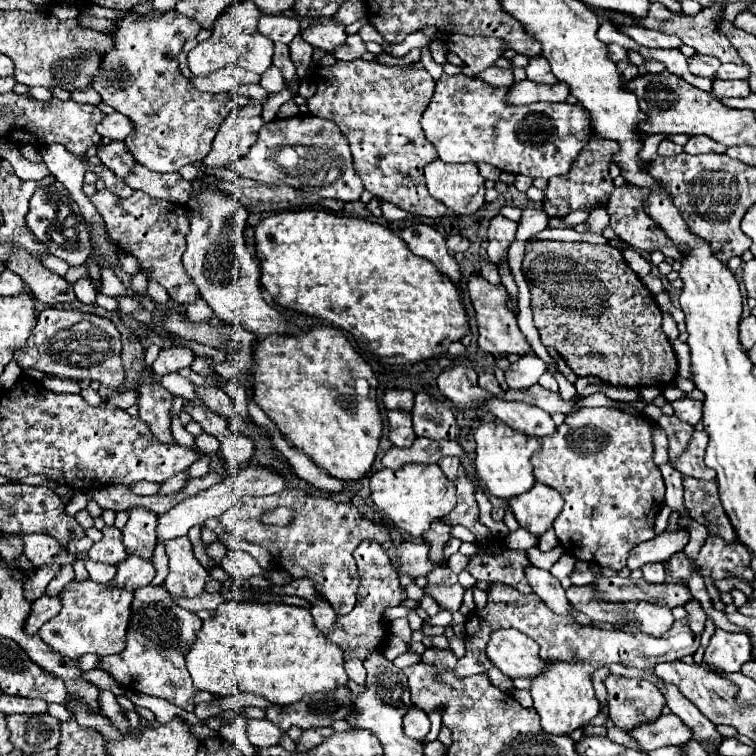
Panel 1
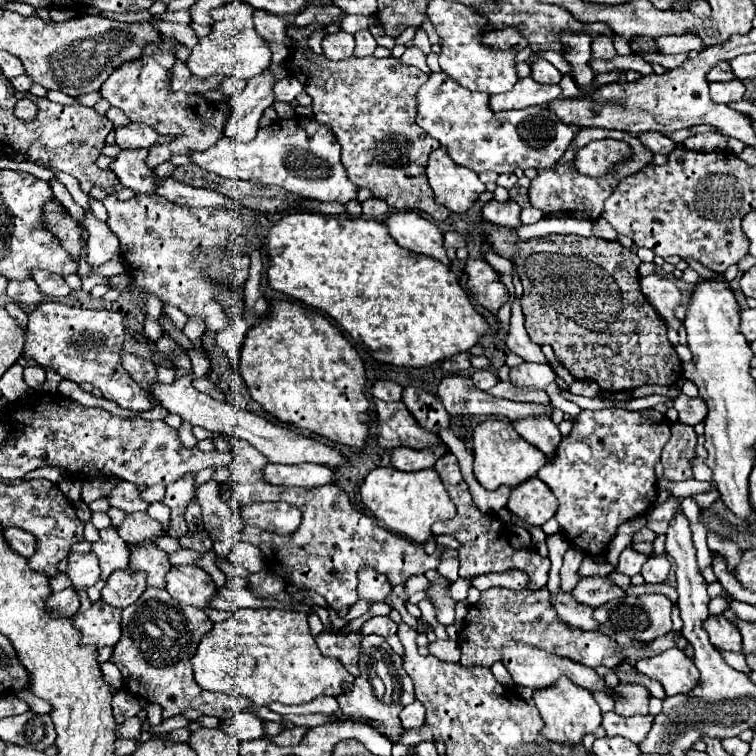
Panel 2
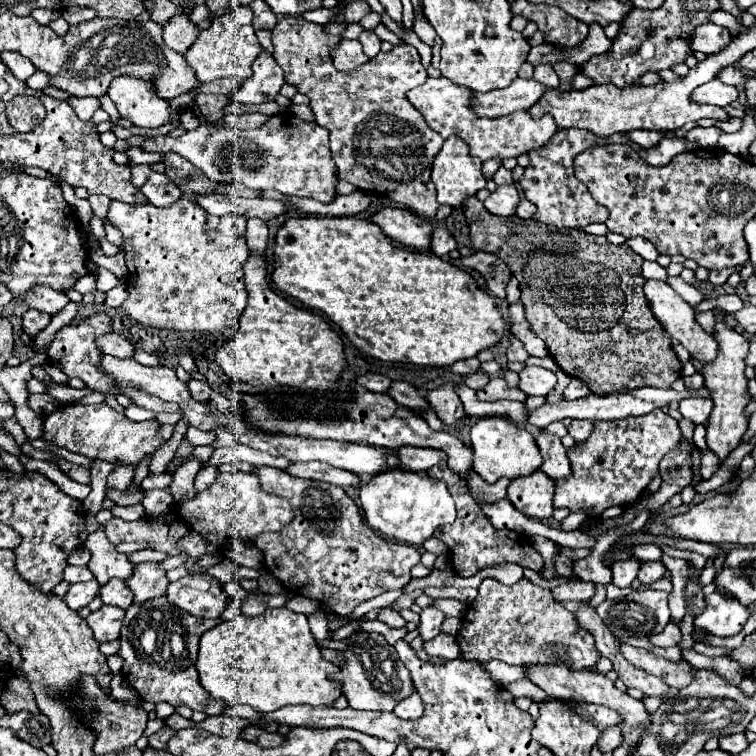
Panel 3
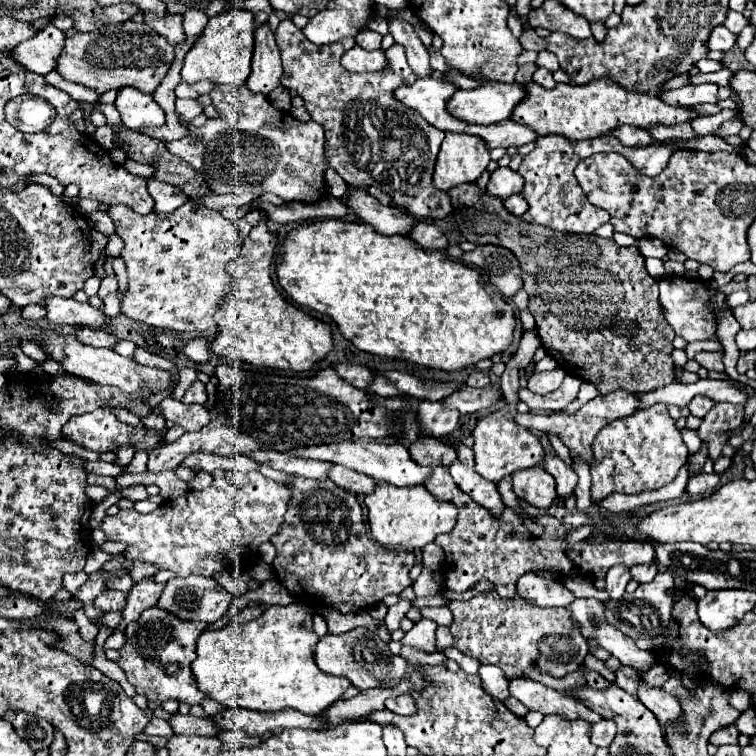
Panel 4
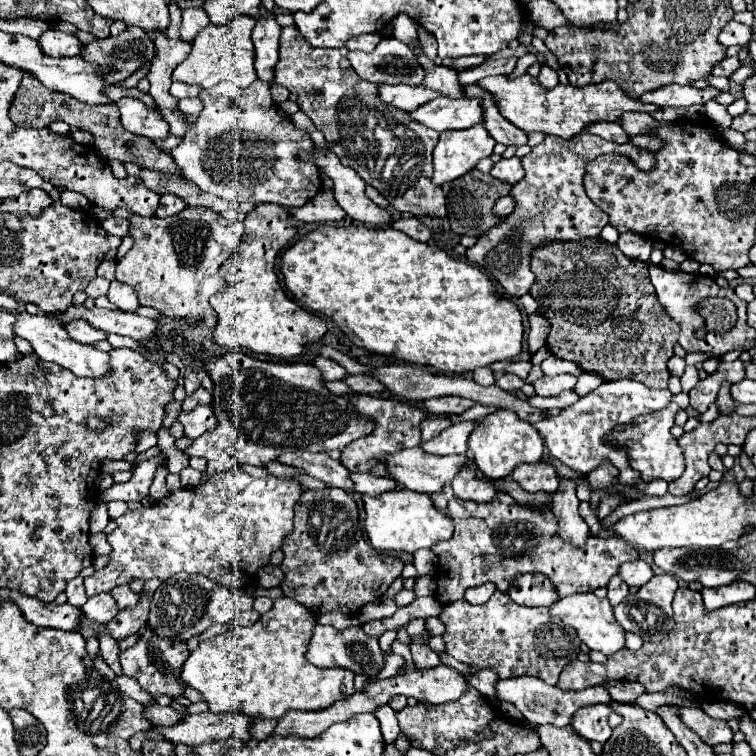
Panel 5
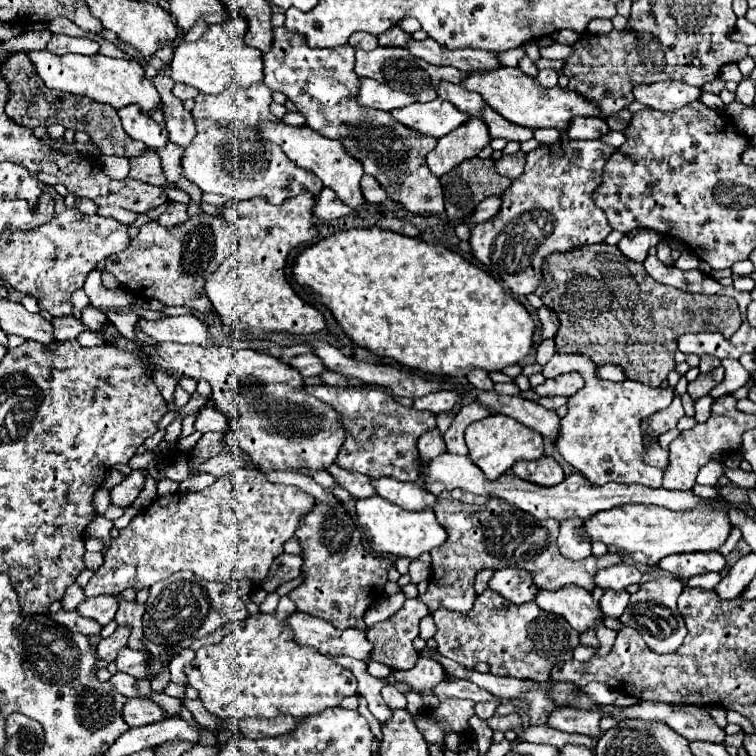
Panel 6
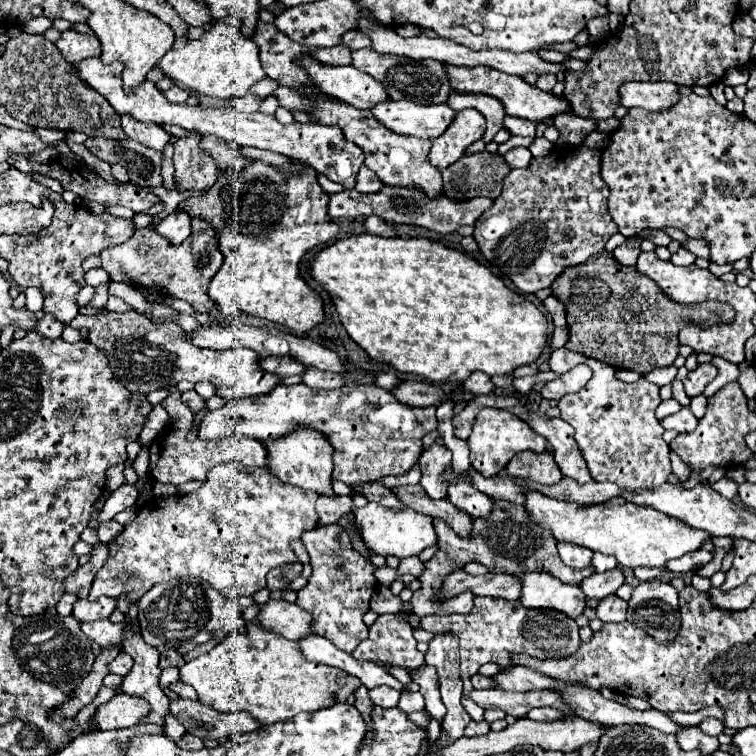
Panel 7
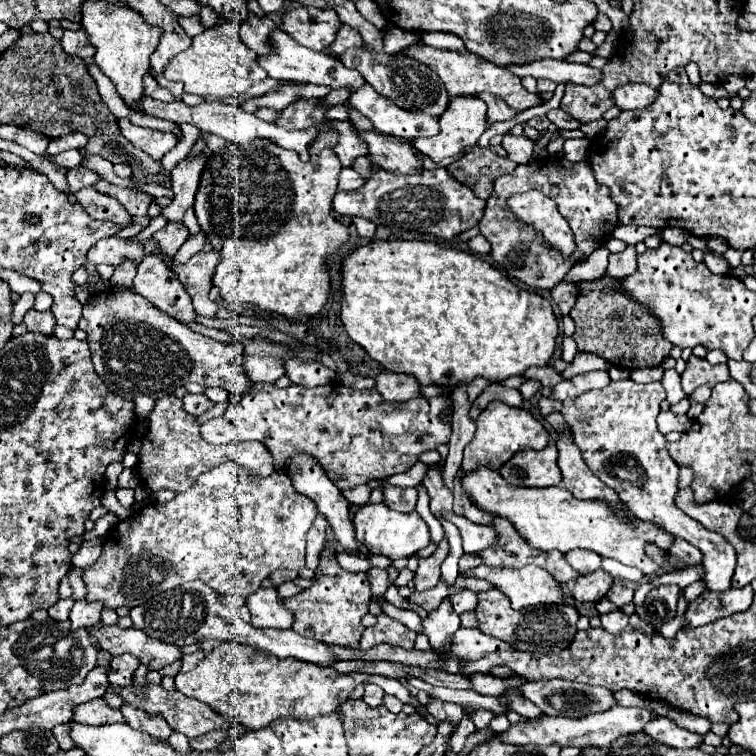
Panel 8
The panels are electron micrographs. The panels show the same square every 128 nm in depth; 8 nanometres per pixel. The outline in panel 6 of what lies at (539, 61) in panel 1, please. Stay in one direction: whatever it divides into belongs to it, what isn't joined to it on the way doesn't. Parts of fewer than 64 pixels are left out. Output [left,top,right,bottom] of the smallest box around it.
[536,70,558,88]

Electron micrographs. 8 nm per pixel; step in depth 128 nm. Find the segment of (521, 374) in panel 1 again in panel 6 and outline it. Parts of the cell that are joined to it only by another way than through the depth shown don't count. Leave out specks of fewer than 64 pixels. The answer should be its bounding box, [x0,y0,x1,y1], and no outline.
[534,372,584,396]

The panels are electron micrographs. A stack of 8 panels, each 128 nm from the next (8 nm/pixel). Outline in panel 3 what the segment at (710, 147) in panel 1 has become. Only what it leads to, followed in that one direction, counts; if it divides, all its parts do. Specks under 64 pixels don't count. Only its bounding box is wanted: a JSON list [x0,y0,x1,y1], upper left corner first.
[686,126,722,148]

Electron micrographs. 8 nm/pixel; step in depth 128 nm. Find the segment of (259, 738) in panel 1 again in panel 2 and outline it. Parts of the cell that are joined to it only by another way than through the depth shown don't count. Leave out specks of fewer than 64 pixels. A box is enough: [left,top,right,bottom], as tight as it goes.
[222,712,264,742]

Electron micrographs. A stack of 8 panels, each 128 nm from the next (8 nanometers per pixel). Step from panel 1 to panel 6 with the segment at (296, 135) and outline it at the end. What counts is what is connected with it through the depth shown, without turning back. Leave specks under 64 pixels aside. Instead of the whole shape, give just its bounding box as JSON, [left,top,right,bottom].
[184,82,324,204]

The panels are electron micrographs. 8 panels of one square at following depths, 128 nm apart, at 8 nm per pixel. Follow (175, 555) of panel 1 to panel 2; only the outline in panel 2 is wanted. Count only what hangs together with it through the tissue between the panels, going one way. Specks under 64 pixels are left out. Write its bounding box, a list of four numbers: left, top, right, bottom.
[154,536,216,610]

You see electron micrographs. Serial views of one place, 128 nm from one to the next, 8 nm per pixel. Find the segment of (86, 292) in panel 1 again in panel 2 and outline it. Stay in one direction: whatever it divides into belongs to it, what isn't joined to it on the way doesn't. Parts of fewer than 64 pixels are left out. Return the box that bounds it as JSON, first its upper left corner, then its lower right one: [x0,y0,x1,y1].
[84,214,121,266]

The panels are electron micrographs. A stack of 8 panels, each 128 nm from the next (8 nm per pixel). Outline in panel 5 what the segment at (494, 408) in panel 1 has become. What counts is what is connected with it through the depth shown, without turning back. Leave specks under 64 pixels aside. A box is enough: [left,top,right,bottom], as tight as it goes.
[552,478,590,548]

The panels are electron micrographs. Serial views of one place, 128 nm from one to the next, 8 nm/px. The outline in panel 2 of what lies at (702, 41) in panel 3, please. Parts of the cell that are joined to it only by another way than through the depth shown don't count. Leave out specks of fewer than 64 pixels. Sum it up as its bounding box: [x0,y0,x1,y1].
[656,32,706,54]

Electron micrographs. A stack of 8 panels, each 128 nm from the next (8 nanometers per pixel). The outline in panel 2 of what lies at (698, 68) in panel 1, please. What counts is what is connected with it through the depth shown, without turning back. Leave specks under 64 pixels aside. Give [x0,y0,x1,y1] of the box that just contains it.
[708,62,736,82]

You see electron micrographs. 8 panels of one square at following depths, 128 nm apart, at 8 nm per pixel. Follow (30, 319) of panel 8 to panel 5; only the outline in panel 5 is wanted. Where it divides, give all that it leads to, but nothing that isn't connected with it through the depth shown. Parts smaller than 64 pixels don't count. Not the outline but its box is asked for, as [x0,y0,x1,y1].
[64,320,106,344]

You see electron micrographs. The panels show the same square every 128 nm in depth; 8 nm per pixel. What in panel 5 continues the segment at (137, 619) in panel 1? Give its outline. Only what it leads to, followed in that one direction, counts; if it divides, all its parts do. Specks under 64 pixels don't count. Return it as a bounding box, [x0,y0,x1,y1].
[120,628,188,698]

